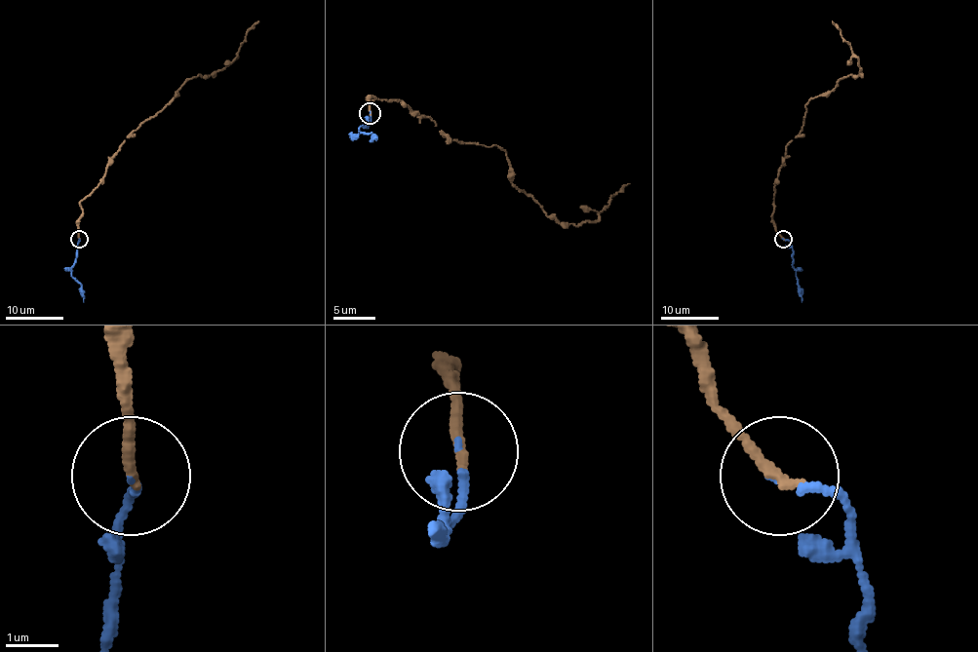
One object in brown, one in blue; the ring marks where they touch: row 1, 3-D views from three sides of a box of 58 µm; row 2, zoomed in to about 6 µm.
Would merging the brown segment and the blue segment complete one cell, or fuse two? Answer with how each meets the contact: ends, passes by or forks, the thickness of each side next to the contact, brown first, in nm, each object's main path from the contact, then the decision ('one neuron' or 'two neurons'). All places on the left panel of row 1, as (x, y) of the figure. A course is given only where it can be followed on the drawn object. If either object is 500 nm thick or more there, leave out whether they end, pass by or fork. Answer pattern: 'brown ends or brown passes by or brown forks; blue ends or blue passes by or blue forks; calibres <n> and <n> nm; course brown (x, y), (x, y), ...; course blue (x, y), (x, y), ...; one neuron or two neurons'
brown ends; blue ends; calibres 220 and 120 nm; course brown (79, 239), (81, 203), (120, 145), (187, 80), (209, 76), (233, 59), (258, 20); course blue (79, 239), (72, 277), (81, 286), (84, 301); one neuron

